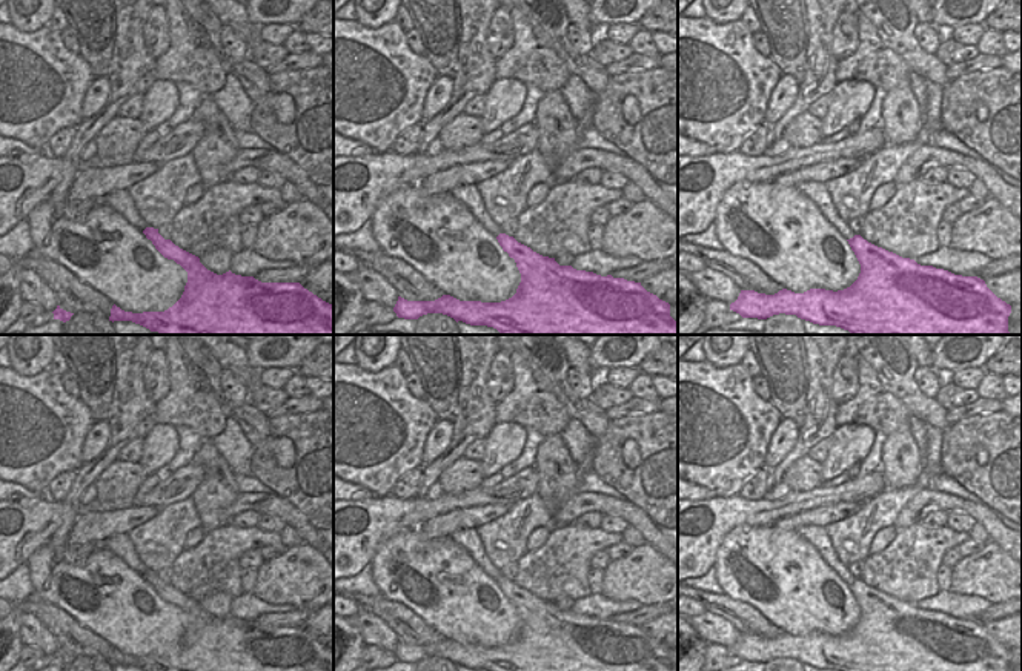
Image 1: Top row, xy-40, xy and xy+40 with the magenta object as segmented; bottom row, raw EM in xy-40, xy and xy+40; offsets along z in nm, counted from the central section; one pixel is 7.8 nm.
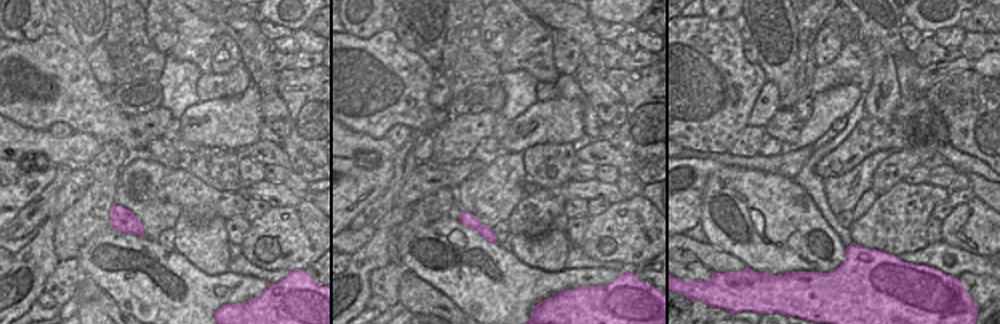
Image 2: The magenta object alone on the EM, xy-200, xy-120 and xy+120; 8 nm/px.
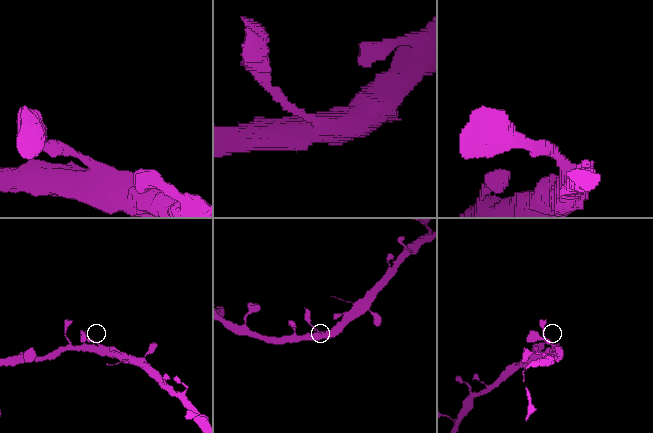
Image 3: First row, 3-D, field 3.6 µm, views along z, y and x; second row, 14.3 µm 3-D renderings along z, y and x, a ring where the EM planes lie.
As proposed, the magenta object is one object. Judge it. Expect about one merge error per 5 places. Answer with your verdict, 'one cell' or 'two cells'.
one cell

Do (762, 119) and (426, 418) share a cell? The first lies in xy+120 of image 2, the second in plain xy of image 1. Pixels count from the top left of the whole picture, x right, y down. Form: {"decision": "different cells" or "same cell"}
{"decision": "different cells"}

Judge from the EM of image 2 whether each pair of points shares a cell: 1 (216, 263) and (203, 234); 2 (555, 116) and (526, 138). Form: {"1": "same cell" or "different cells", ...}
{"1": "same cell", "2": "same cell"}

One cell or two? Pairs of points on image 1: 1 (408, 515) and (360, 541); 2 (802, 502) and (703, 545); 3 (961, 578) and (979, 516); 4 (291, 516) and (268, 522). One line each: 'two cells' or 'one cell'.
1: one cell
2: one cell
3: two cells
4: two cells

